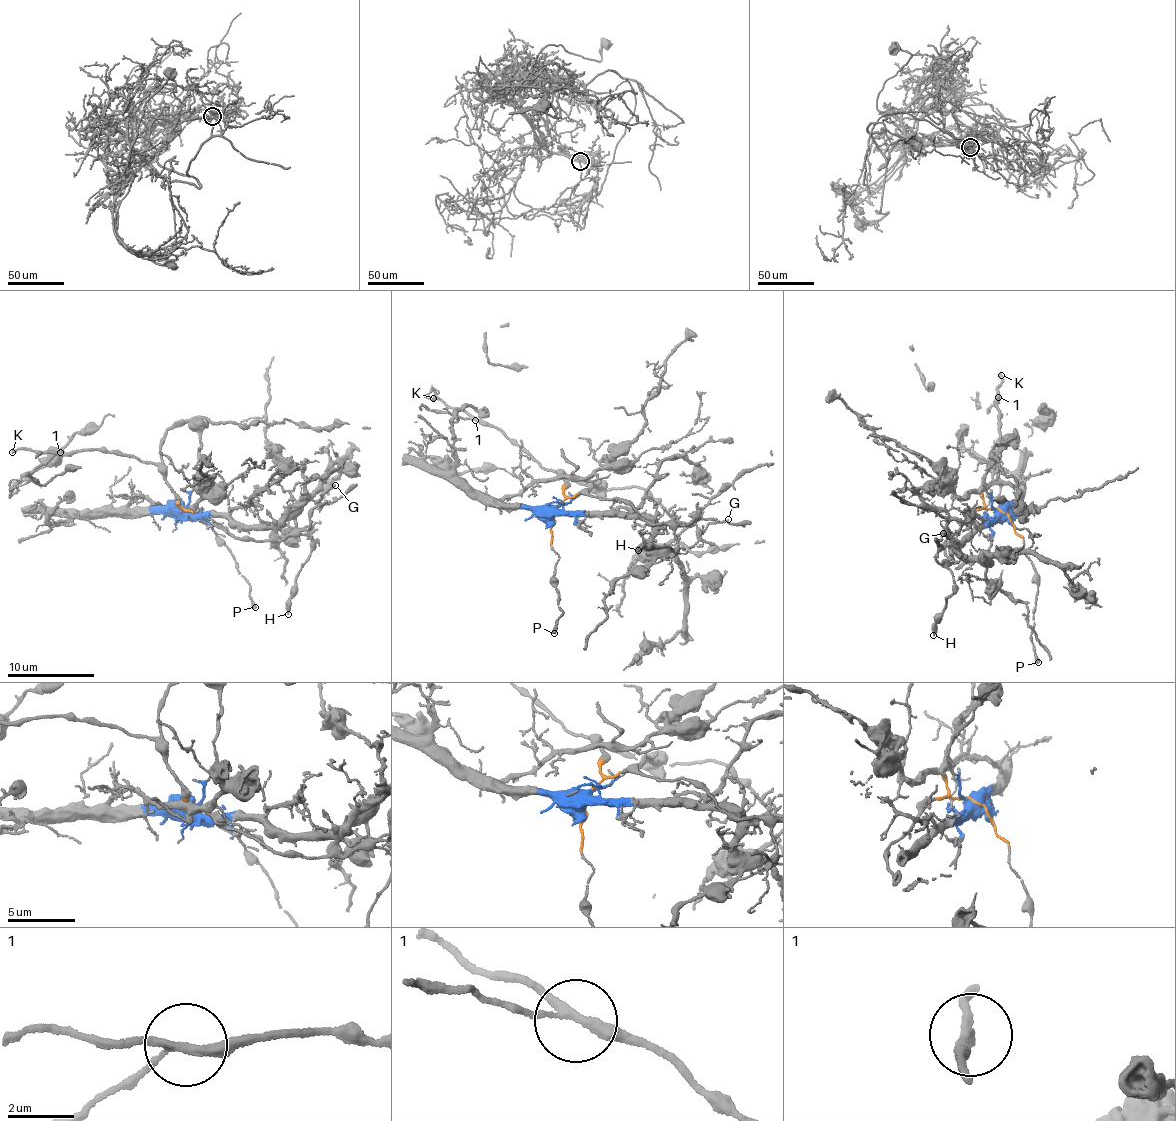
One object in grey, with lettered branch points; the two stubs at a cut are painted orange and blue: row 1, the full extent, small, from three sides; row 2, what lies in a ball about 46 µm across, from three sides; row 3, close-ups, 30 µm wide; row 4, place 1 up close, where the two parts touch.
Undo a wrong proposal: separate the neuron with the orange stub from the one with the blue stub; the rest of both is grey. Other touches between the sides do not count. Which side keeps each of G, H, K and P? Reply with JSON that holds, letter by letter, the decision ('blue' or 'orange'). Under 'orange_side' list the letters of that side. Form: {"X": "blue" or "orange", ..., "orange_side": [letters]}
{"G": "blue", "H": "orange", "K": "orange", "P": "orange", "orange_side": ["H", "K", "P"]}

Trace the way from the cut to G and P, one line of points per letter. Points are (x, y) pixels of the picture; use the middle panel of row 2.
G: (553, 515), (645, 520), (661, 525), (694, 524), (706, 528), (727, 518)
P: (556, 515), (550, 541), (558, 556), (551, 579), (563, 613), (555, 621), (554, 634)

